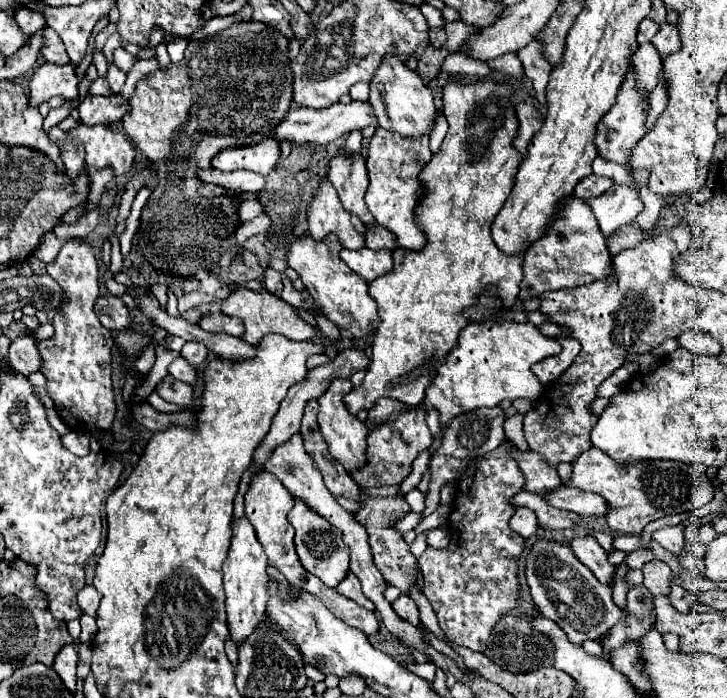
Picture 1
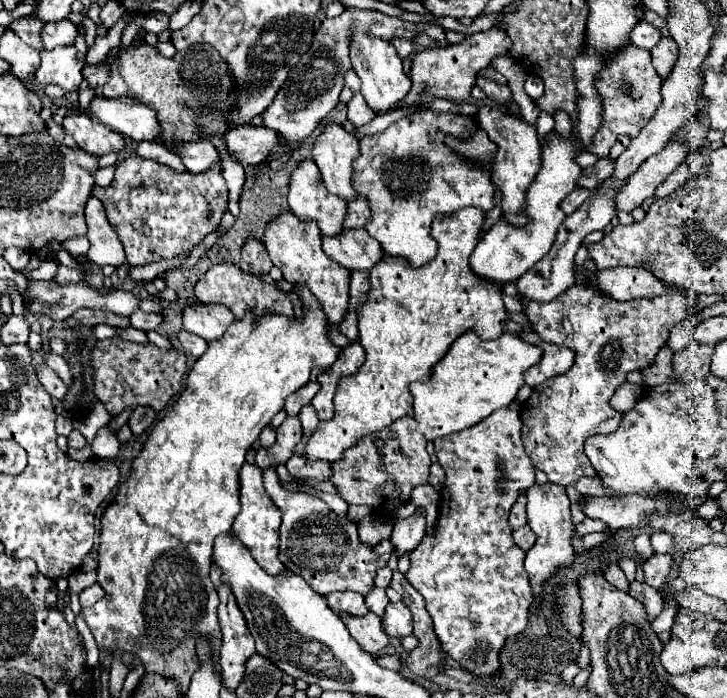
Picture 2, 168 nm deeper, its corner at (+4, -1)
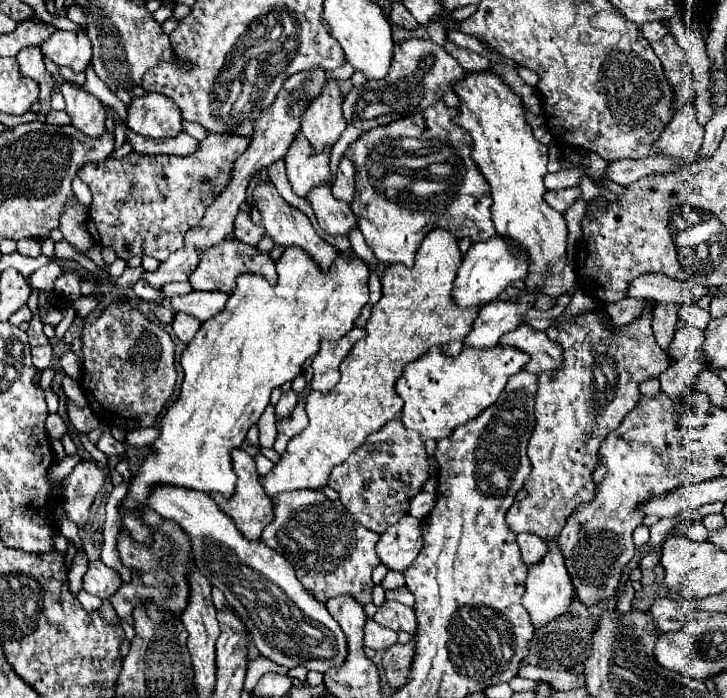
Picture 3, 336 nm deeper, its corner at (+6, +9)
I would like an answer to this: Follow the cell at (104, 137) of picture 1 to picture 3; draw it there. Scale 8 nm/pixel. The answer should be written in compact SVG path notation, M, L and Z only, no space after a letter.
M64 82L60 90L66 100L66 112L72 120L72 126L90 138L102 136L102 132L106 132L106 112L102 102L70 82Z

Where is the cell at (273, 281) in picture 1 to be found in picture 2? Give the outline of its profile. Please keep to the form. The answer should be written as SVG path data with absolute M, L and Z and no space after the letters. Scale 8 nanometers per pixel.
M250 238L242 246L242 260L250 266L252 274L270 272L270 268L272 268L272 260L270 260L268 252L264 250L264 244L260 240L256 240L256 238Z

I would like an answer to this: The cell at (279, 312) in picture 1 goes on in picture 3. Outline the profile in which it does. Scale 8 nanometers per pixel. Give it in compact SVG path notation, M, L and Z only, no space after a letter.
M224 240L212 248L208 248L202 256L200 256L200 264L198 268L190 274L190 284L194 290L222 290L226 294L230 294L234 290L236 278L240 274L262 274L272 286L278 280L274 262L270 256L260 254L258 248L252 248L248 244L242 244L238 240Z

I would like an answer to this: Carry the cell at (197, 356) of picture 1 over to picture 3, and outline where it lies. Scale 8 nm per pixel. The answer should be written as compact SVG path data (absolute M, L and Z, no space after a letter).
M178 312L174 316L174 322L172 322L172 328L174 328L174 334L180 338L180 342L188 344L192 340L192 336L200 330L200 320L196 320L194 316L188 316L188 314L182 314Z

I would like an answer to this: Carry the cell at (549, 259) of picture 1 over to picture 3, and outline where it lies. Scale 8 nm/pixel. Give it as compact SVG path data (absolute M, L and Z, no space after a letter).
M642 274L630 282L626 294L632 298L654 300L654 302L696 304L704 294L708 294L708 288L700 284L674 280L662 274Z

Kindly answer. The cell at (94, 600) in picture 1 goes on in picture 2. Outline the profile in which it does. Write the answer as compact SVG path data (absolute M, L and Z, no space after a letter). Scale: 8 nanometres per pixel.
M96 582L96 584L92 584L92 586L88 586L86 590L80 592L80 606L82 606L82 608L88 608L88 606L96 604L96 602L98 602L100 598L104 598L104 596L106 596L104 588Z

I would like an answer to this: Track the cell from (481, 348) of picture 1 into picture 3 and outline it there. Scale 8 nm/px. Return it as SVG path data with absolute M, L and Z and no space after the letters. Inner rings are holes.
M496 344L492 348L462 348L458 356L448 356L442 352L442 348L430 348L426 354L422 354L418 360L410 362L404 368L402 378L396 382L396 392L404 400L402 418L406 426L406 418L424 418L426 426L420 428L420 432L450 432L454 430L460 420L476 418L482 410L492 406L500 392L504 390L508 378L522 370L522 366L530 360L530 356L522 354L520 348L510 348ZM428 420L436 426L430 426L434 430L428 430Z

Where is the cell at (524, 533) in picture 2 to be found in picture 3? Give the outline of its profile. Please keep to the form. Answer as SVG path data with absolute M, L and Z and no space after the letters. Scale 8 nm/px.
M518 534L516 536L516 542L520 546L520 552L522 552L522 560L532 566L536 562L540 562L540 558L546 554L546 544L538 538L538 536L532 536L532 534Z

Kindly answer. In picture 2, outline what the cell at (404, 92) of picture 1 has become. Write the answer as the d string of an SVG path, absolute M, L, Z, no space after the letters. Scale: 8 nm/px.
M352 30L350 32L350 62L352 62L354 72L360 78L360 92L364 94L364 98L372 110L376 110L376 112L388 110L408 94L410 78L404 74L402 60L390 42L374 36L374 34Z

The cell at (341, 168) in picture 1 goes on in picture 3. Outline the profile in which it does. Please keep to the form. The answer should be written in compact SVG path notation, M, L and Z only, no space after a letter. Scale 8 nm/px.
M328 78L326 88L308 106L302 118L302 134L310 140L316 152L322 152L326 146L334 146L344 130L346 120L342 114L342 96L338 84Z

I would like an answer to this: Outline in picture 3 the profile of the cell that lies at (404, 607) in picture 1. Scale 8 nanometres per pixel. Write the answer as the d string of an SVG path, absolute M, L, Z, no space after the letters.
M384 600L384 604L376 610L374 620L384 626L390 628L394 632L404 630L408 634L414 634L416 630L416 614L410 606L404 606L396 600Z

